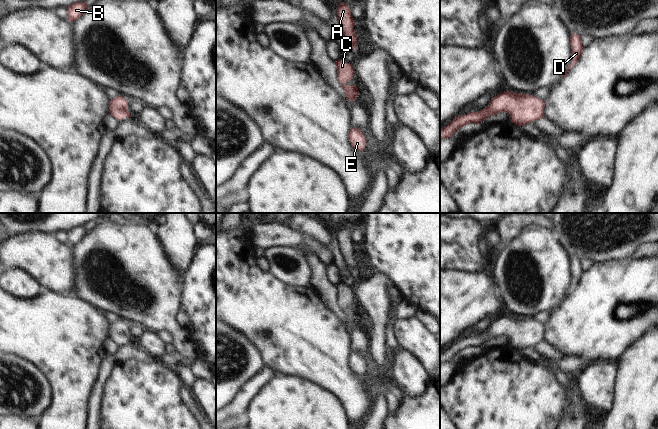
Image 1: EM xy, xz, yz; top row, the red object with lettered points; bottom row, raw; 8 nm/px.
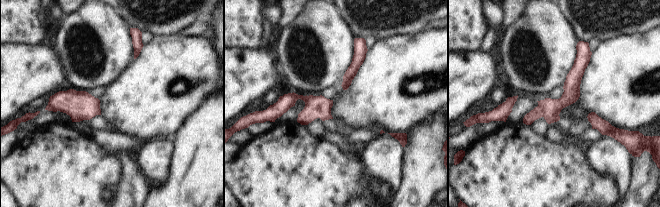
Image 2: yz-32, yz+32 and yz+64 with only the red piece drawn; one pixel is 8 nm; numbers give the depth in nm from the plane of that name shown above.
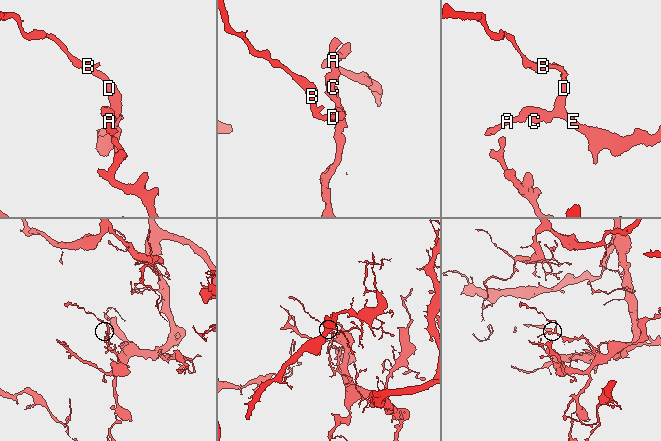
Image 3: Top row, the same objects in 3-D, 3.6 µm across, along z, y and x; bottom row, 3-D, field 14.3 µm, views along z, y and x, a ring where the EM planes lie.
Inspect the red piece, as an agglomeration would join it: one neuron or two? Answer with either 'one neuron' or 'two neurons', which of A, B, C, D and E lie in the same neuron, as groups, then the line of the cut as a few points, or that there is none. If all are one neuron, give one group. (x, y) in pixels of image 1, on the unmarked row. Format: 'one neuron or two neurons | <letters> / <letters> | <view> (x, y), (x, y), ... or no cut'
one neuron | A B C D E | no cut

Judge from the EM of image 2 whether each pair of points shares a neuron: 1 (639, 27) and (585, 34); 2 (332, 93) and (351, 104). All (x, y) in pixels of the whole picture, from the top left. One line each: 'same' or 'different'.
1: same
2: different

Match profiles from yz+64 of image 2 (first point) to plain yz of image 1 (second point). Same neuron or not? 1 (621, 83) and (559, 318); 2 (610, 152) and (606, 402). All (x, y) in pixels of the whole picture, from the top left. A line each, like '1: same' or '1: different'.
1: same
2: same

